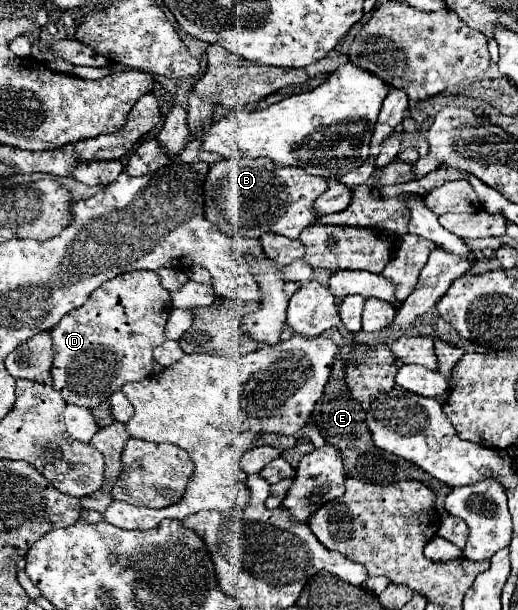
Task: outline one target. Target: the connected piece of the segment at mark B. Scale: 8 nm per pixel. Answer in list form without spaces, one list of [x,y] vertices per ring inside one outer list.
[[[232,158],[210,166],[204,182],[206,218],[228,236],[258,238],[266,232],[282,234],[296,240],[298,234],[316,222],[312,202],[328,188],[326,178],[310,176],[302,168],[276,166],[264,158]]]

